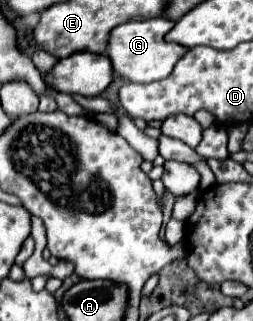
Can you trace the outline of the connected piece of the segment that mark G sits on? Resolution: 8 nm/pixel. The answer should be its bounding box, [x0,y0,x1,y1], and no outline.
[106,16,186,84]

